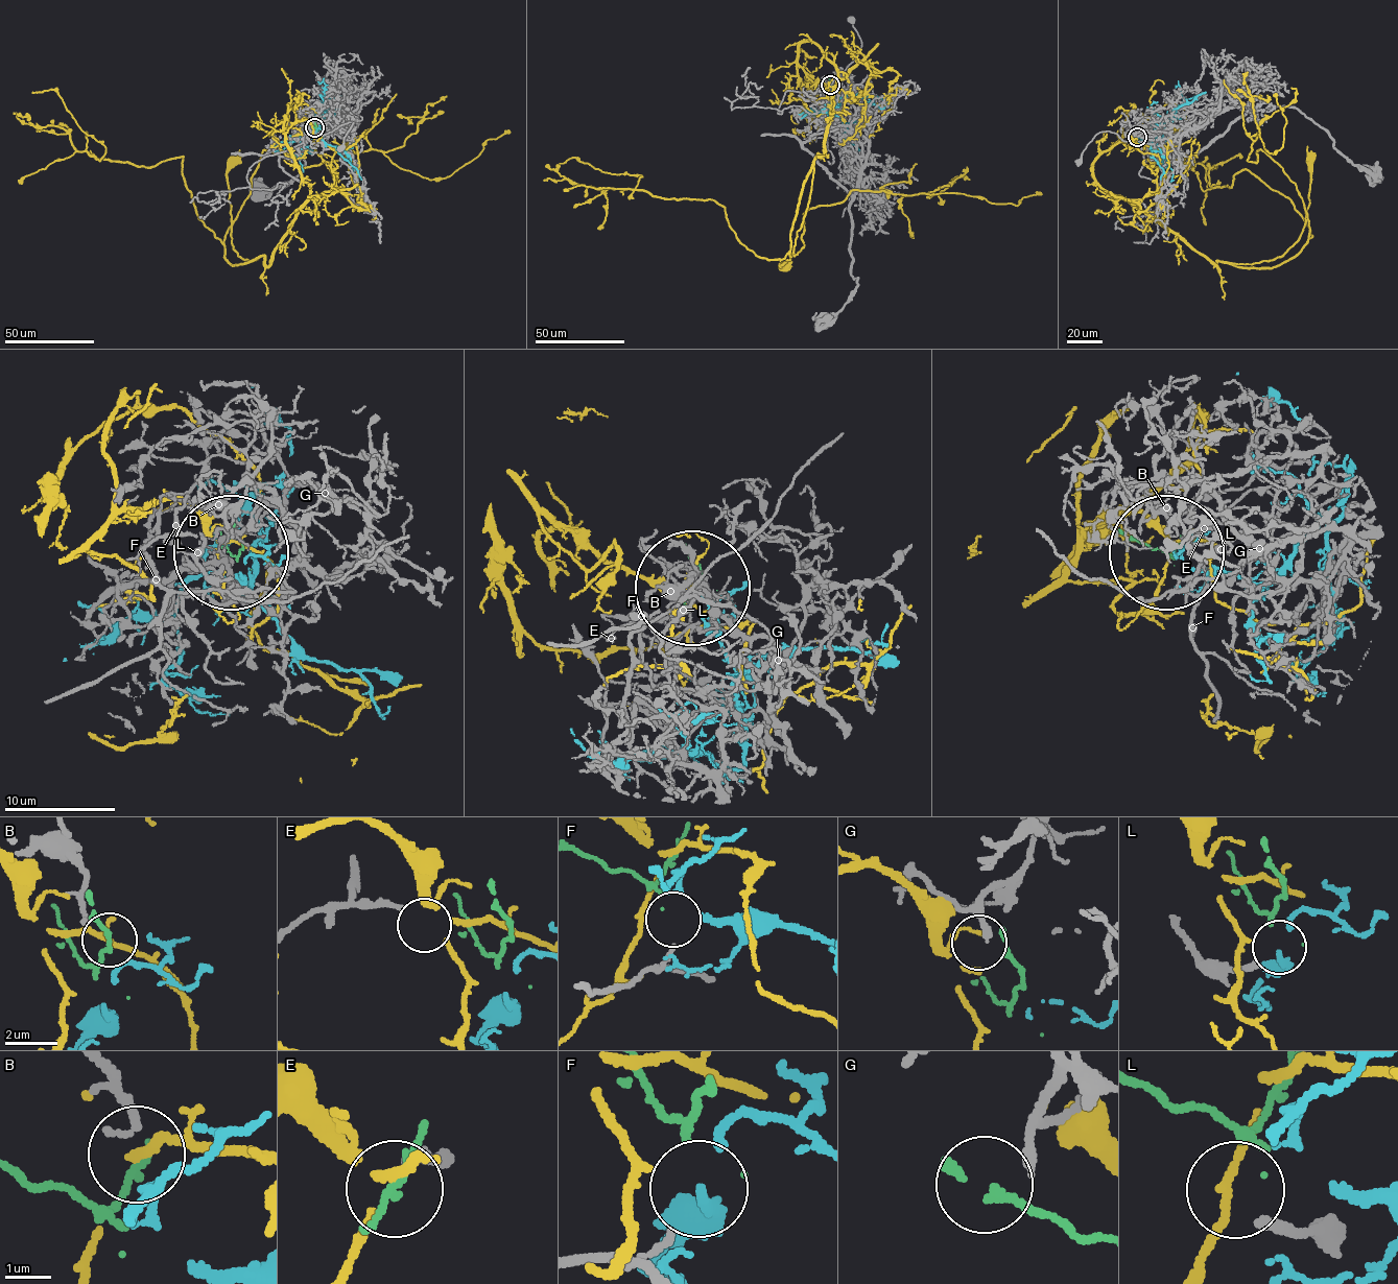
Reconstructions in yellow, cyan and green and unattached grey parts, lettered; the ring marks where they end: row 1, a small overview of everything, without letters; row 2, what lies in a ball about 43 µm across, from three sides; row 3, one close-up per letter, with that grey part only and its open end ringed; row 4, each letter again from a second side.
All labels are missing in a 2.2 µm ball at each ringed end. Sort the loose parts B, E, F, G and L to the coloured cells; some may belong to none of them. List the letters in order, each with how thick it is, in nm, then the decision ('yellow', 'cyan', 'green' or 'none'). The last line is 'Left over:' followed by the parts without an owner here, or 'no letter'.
B: 200 nm | cyan
E: 200 nm | yellow
F: 150 nm | green
G: 260 nm | none
L: 200 nm | none
Left over: G, L

